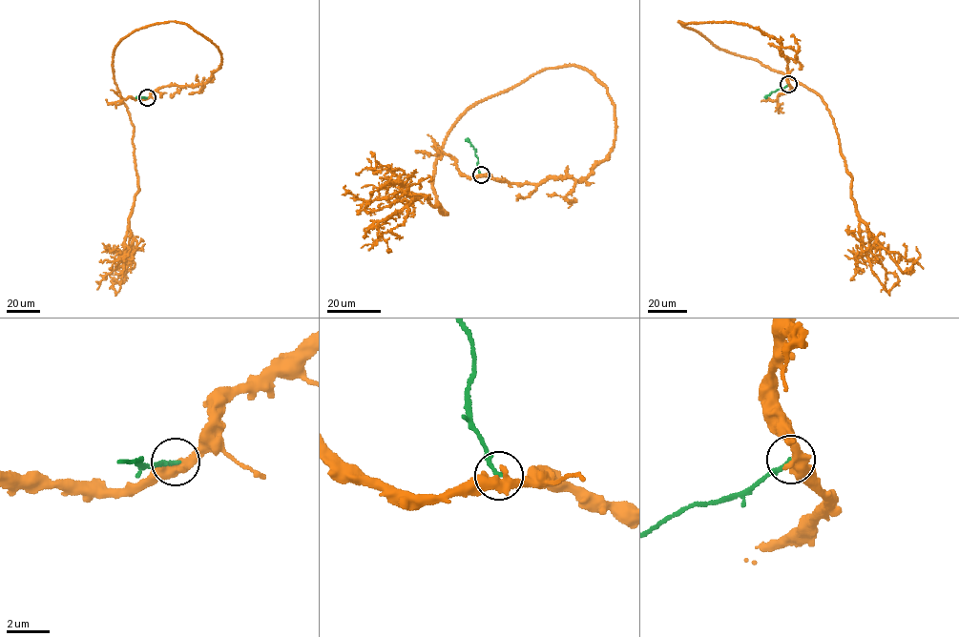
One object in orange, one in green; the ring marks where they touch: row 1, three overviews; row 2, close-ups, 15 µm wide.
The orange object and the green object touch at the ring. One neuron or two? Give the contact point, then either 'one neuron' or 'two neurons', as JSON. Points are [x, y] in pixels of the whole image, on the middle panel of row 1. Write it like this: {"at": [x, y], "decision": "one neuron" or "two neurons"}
{"at": [481, 174], "decision": "two neurons"}

